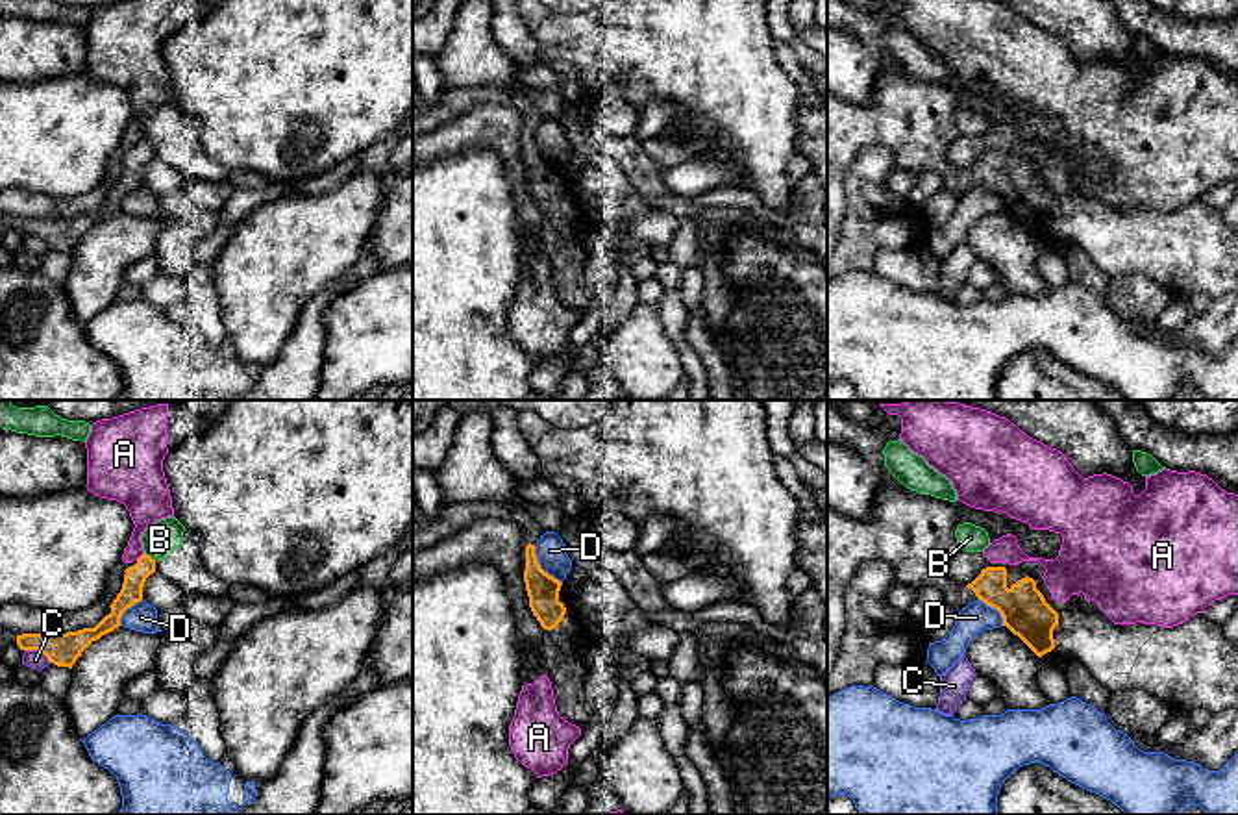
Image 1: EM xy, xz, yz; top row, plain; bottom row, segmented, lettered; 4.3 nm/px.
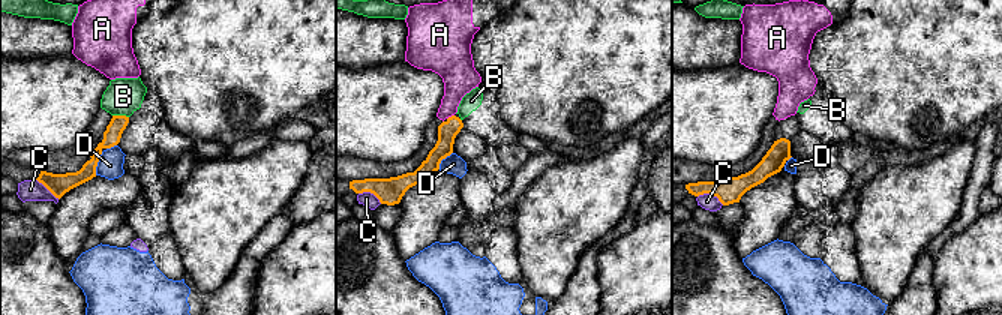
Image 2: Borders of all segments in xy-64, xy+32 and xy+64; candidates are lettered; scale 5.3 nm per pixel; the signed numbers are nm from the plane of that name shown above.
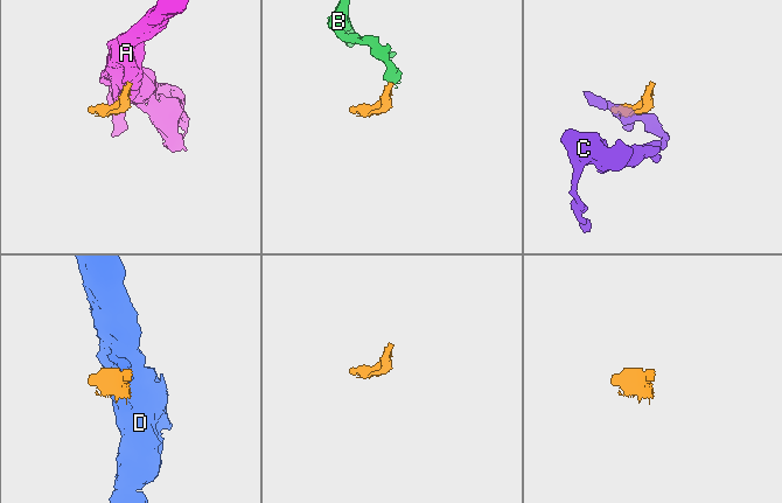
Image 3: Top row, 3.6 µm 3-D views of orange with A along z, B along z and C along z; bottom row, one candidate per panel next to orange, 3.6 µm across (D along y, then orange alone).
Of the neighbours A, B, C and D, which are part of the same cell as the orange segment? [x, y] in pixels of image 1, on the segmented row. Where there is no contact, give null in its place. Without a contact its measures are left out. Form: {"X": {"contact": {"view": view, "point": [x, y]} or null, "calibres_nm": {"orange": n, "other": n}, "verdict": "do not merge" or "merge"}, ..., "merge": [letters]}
{"A": {"contact": {"view": "xy", "point": [141, 556]}, "calibres_nm": {"orange": 100, "other": 200}, "verdict": "do not merge"}, "B": {"contact": {"view": "xy", "point": [150, 558]}, "calibres_nm": {"orange": 100, "other": 160}, "verdict": "do not merge"}, "C": {"contact": {"view": "xy", "point": [37, 649]}, "calibres_nm": {"orange": 140, "other": 80}, "verdict": "do not merge"}, "D": {"contact": {"view": "xz", "point": [539, 567]}, "calibres_nm": {"orange": 140, "other": 140}, "verdict": "do not merge"}, "merge": []}

